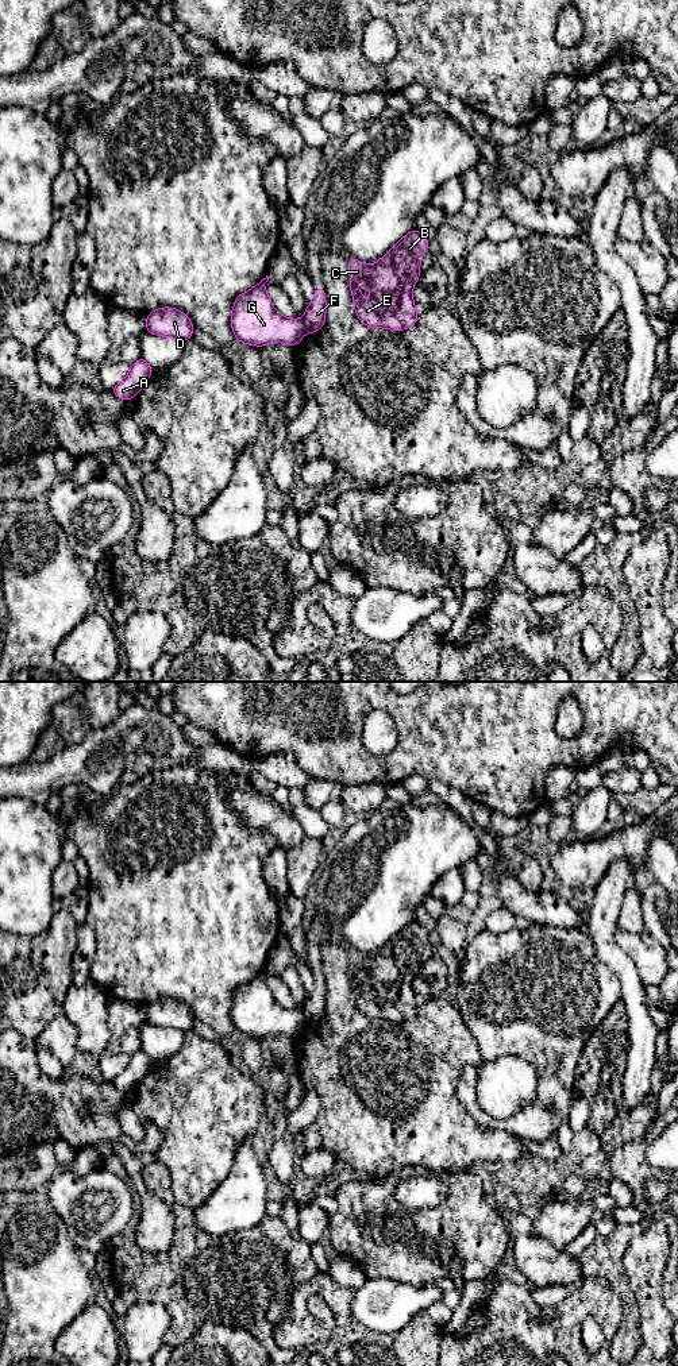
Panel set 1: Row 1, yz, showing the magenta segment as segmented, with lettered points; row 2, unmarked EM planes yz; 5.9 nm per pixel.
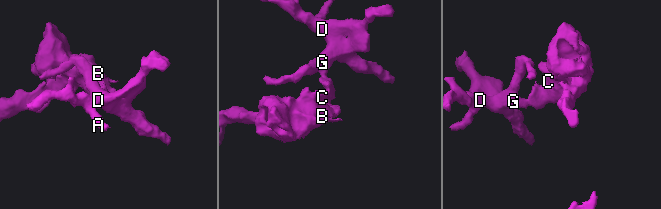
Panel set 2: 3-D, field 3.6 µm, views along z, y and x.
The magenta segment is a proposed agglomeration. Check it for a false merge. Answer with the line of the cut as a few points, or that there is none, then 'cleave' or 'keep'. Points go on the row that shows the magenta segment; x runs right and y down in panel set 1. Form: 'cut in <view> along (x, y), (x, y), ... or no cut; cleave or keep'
cut in yz along (300, 320), (305, 331); cleave

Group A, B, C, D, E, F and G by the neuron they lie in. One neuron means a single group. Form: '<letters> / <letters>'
A D G / B C E F

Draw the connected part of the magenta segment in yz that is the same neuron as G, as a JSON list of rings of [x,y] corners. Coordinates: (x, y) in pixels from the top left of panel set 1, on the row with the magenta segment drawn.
[[[266,275],[259,283],[235,298],[231,310],[231,328],[236,340],[247,346],[265,347],[269,343],[297,346],[305,325],[298,319],[281,316],[273,306],[265,290]]]

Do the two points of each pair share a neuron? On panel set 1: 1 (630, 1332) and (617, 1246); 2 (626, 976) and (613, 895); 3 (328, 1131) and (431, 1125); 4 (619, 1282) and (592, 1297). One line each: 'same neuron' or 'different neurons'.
1: same neuron
2: same neuron
3: same neuron
4: different neurons

